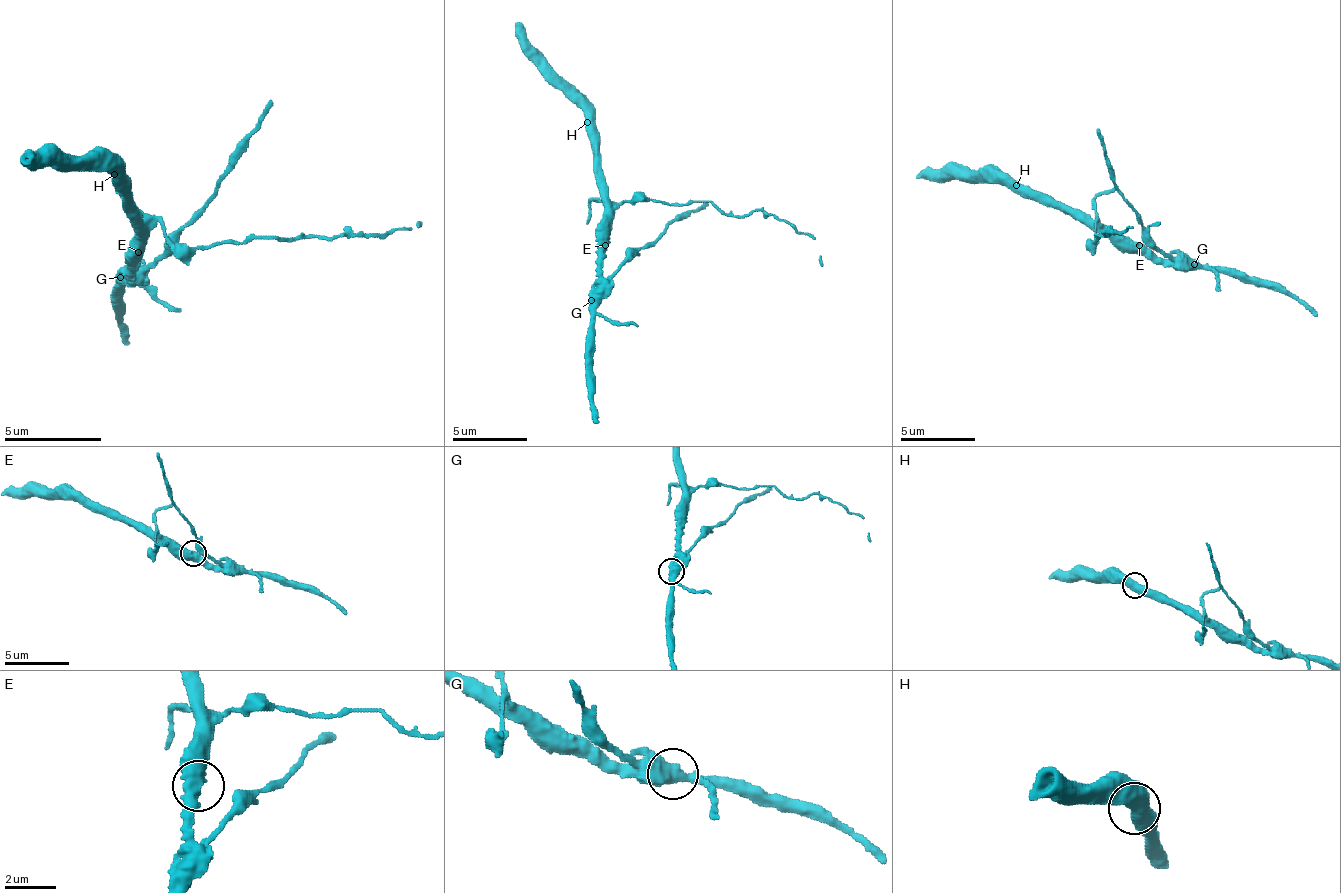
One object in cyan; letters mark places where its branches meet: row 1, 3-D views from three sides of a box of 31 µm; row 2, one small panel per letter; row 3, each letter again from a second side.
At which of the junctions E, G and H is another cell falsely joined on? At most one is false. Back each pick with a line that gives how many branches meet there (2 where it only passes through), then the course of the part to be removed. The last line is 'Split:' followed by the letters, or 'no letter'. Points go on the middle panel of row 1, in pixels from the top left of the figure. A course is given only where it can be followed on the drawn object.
Split: no letter

